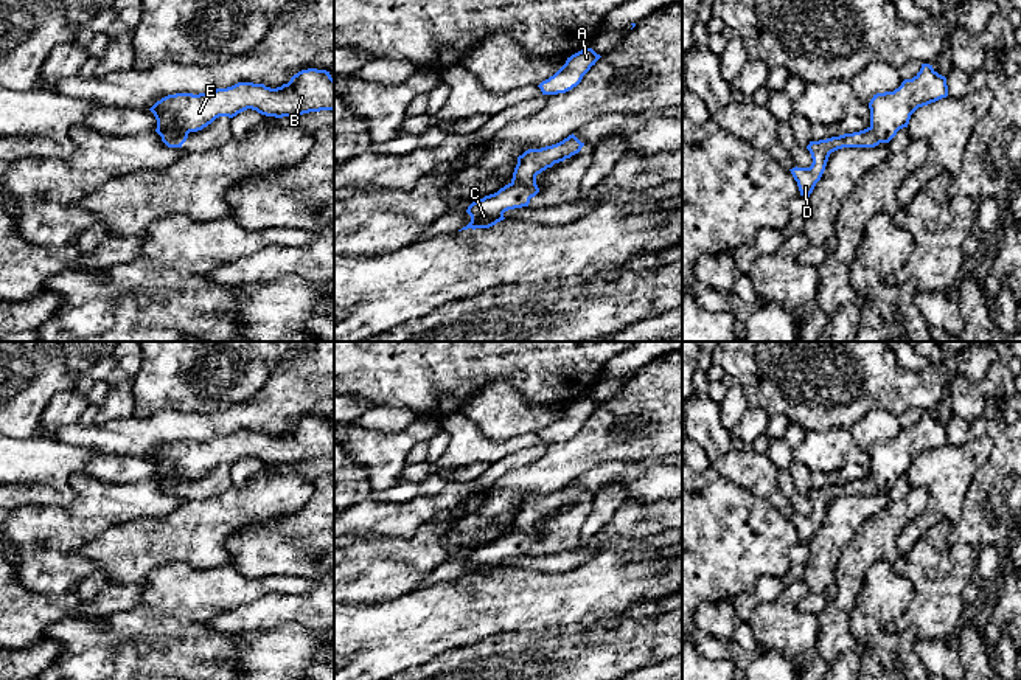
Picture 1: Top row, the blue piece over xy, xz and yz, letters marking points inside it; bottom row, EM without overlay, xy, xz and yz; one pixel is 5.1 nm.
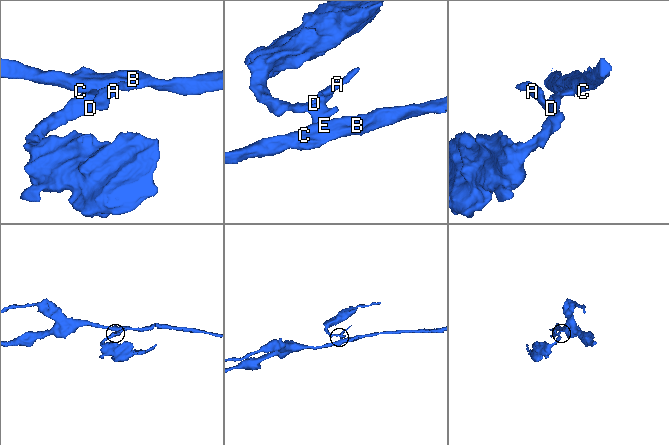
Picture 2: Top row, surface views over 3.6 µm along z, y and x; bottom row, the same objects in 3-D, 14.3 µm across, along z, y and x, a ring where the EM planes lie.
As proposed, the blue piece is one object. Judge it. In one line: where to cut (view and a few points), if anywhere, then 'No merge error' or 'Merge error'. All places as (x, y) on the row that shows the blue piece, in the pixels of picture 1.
Split along xy (187, 132), (167, 132), (162, 137). Merge error

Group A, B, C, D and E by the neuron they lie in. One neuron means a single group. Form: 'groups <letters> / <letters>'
groups A D / B C E

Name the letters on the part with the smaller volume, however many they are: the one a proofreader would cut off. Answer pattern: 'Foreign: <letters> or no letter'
Foreign: A, D

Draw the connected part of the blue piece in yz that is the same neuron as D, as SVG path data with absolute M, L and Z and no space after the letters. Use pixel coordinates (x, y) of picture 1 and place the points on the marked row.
M870 127L859 132L853 132L853 134L831 137L827 140L810 141L807 149L810 151L813 158L811 166L810 168L796 166L789 169L794 180L797 182L800 196L810 197L816 183L821 180L825 171L825 166L831 152L842 147L875 147L878 144L880 141Z

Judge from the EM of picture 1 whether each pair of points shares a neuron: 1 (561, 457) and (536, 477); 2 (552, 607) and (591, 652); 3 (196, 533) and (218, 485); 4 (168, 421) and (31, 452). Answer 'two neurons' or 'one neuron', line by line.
1: one neuron
2: two neurons
3: two neurons
4: two neurons

